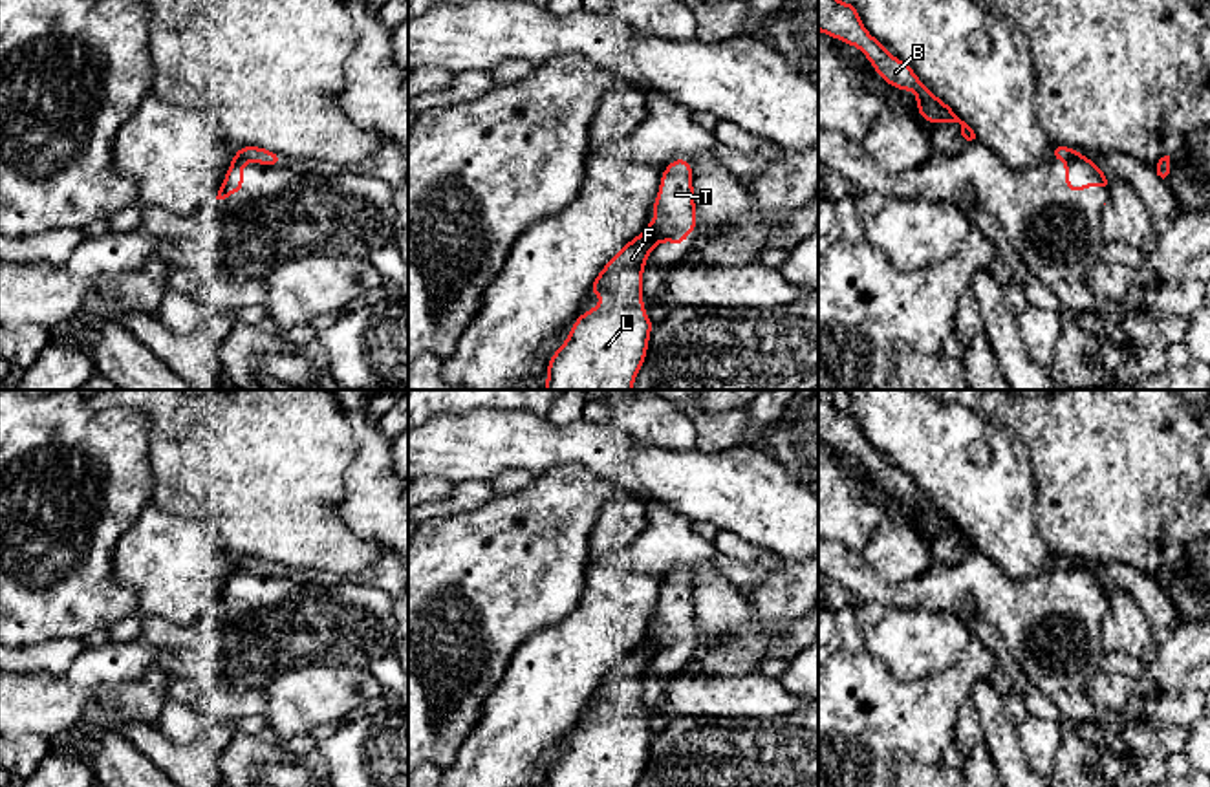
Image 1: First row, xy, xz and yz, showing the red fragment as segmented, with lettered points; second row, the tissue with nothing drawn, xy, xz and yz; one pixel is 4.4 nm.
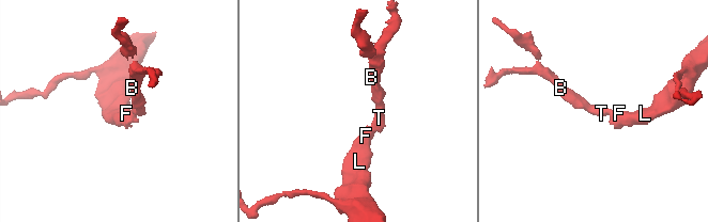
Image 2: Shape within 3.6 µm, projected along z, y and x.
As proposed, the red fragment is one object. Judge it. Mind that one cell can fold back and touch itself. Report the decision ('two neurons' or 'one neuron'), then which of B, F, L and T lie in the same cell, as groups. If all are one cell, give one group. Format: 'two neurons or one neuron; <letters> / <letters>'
two neurons; B T / F L

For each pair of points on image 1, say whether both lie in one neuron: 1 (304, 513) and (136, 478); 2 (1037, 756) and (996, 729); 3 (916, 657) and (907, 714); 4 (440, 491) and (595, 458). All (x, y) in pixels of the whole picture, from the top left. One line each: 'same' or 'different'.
1: different
2: different
3: different
4: different

